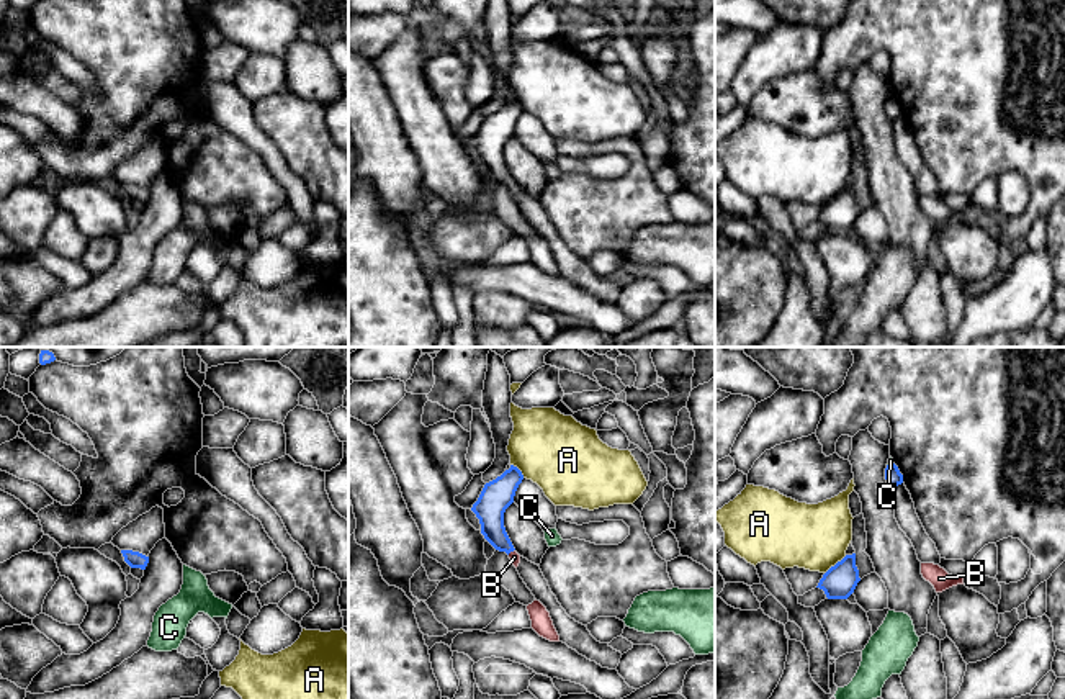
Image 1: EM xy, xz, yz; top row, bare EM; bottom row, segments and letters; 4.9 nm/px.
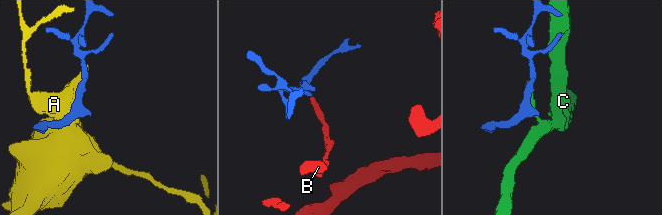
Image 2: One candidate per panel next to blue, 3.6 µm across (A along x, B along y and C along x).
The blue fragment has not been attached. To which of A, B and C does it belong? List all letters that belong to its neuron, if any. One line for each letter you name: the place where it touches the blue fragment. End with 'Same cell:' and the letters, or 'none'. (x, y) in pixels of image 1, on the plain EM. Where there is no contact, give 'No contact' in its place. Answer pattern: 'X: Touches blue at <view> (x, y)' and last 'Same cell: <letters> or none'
B: Touches blue at xz (511, 184)
Same cell: B

